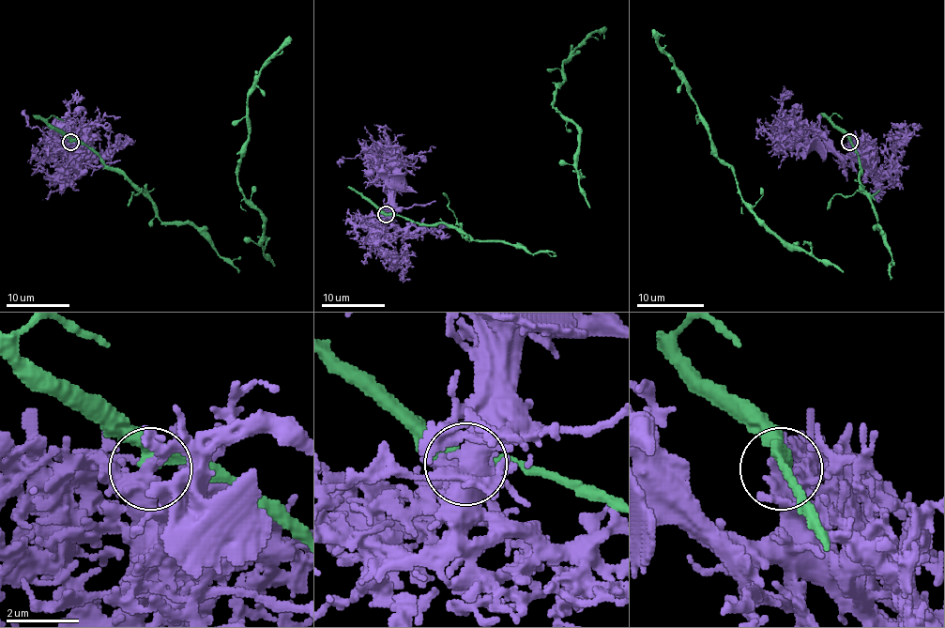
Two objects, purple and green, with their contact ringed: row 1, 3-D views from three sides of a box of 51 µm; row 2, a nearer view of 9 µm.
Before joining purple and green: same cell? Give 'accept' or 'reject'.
reject

